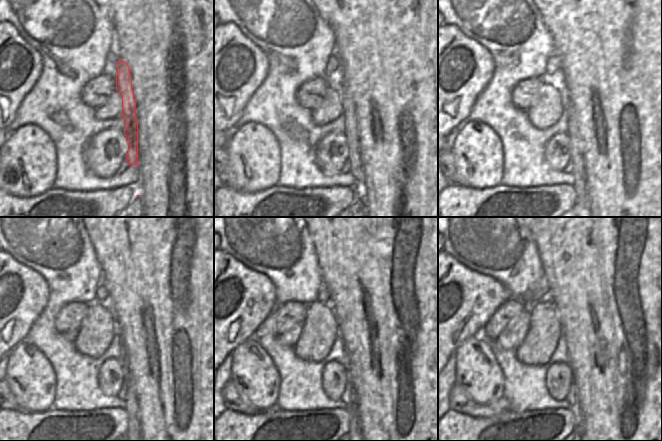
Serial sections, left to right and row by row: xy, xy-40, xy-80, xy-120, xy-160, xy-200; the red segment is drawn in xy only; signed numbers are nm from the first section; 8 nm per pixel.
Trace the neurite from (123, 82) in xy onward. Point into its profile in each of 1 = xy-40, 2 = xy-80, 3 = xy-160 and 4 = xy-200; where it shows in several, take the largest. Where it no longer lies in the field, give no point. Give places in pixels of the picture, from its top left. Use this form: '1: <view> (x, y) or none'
1: xy-40 (348, 107)
2: xy-80 (573, 131)
3: xy-160 (352, 408)
4: xy-200 (579, 420)

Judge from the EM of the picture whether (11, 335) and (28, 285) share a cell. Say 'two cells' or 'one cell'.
one cell

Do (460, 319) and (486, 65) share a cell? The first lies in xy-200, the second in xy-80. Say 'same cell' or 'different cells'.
same cell

